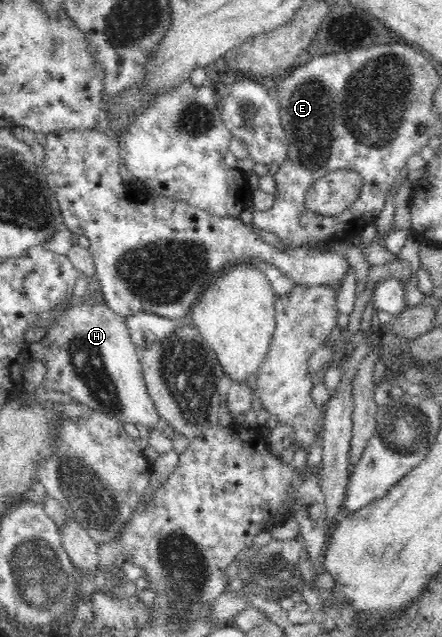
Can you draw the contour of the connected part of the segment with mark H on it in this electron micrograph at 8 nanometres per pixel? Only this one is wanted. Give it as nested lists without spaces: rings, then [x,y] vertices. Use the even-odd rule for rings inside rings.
[[[85,294],[82,303],[62,312],[50,322],[42,323],[46,335],[42,339],[47,367],[44,388],[59,390],[75,398],[85,411],[103,412],[122,423],[159,428],[166,438],[174,440],[177,432],[156,411],[148,394],[140,359],[140,349],[132,342],[125,318],[112,312],[100,296]]]

